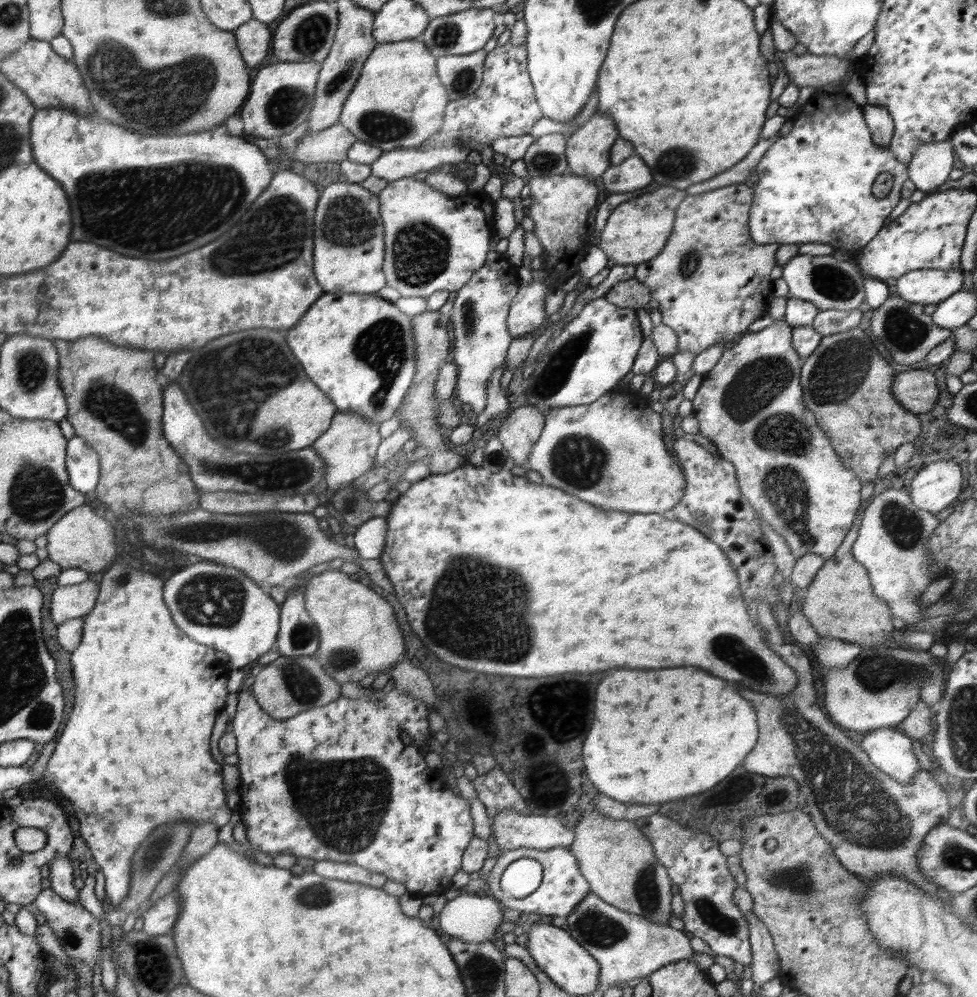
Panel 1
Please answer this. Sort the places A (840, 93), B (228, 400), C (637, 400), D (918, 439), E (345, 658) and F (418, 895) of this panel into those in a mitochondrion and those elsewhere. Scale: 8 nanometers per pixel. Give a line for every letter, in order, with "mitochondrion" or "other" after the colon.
A: other
B: mitochondrion
C: other
D: other
E: mitochondrion
F: other

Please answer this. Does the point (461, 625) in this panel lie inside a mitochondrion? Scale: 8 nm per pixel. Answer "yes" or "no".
yes

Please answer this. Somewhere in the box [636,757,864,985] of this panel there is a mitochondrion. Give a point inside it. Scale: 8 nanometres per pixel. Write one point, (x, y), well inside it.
(801, 879)

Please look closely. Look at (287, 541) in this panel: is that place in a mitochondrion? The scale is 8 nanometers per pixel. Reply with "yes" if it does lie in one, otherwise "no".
yes

